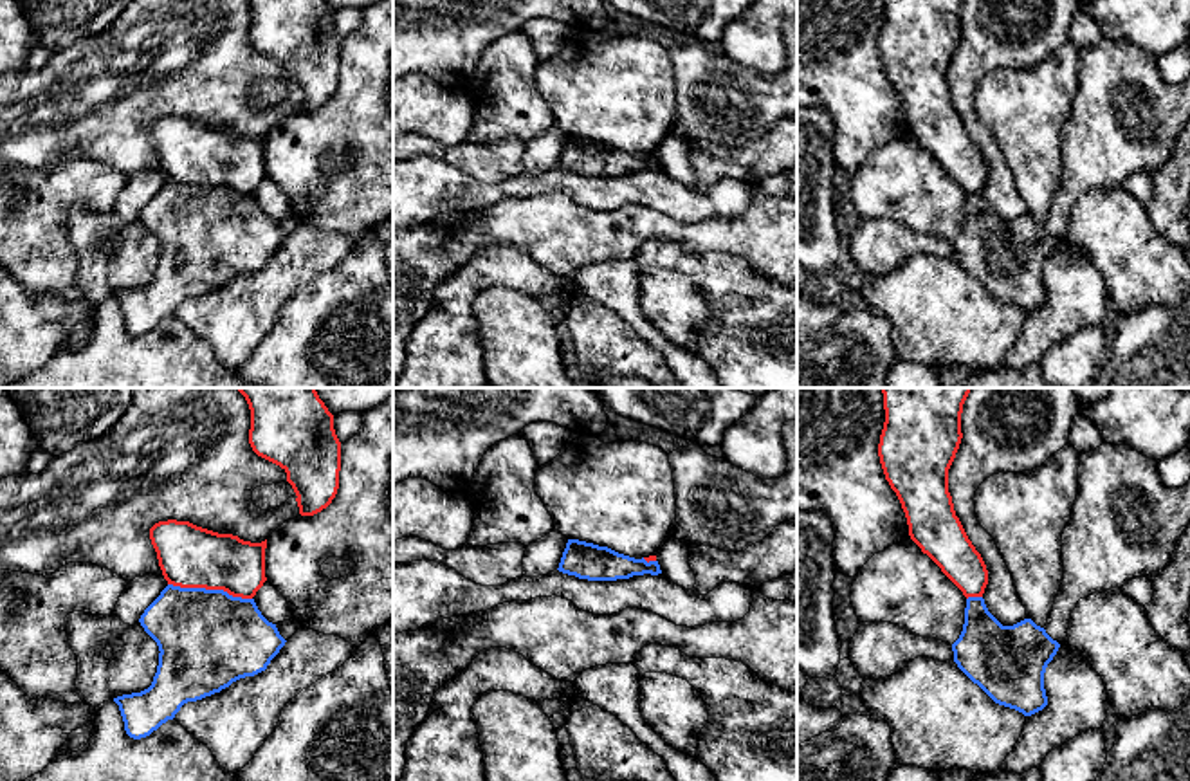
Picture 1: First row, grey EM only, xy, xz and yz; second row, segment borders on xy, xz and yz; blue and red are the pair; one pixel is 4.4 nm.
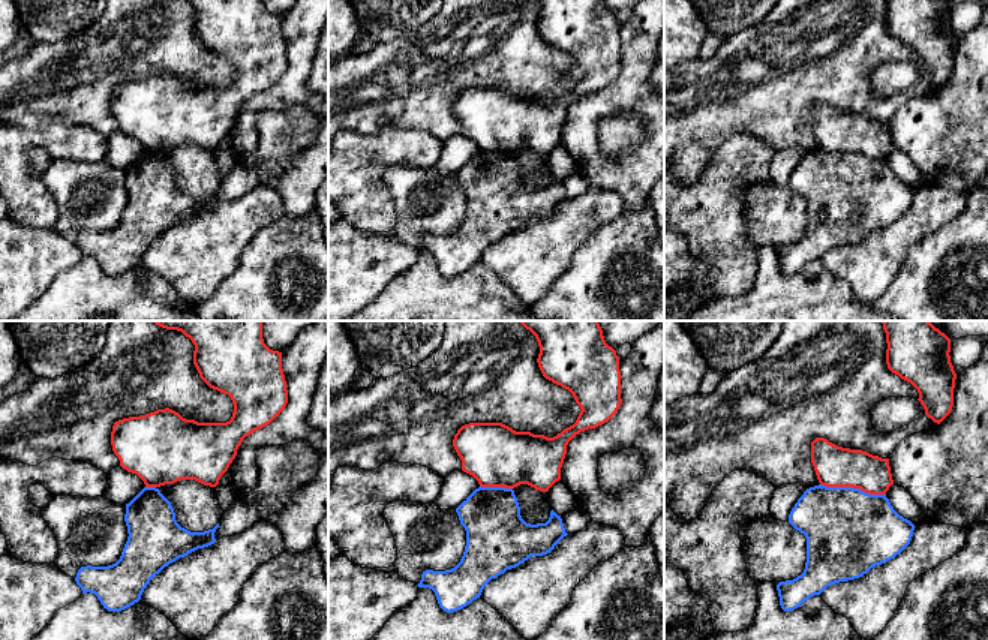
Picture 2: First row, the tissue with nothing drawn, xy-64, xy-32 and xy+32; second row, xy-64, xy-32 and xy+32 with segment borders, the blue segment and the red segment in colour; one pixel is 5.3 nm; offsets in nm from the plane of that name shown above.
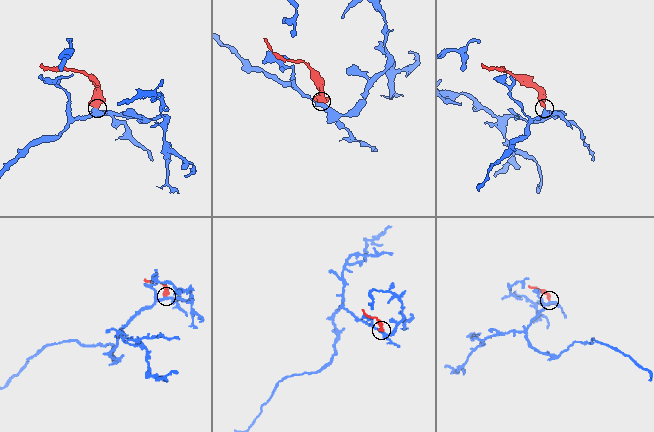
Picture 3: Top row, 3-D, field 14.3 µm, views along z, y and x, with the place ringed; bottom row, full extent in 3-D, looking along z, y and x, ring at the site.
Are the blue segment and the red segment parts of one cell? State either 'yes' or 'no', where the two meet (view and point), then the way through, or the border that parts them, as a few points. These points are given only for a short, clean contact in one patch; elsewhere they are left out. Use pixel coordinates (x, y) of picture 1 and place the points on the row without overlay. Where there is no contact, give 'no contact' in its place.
no; contact xy (210, 186); border xy (168, 179), (222, 184), (233, 192), (251, 195)

